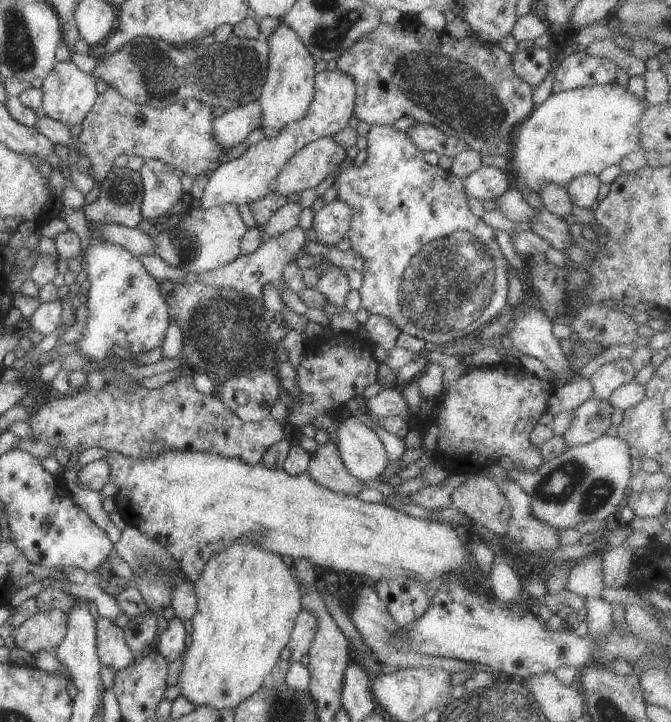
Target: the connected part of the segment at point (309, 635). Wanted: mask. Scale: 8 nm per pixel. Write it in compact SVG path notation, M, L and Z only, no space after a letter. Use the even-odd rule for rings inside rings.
M302 609L296 617L296 624L287 644L292 650L290 664L306 662L304 654L309 654L311 642L318 630L317 616L309 610Z

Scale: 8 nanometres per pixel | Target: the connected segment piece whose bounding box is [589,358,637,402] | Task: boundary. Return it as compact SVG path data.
M620 358L611 364L599 367L589 378L593 386L592 397L609 402L612 392L619 386L634 380L636 374L630 359Z

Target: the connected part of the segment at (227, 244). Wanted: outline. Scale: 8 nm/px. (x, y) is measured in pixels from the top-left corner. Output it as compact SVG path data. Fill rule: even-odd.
M233 204L207 209L196 206L187 208L178 222L151 239L155 254L169 265L200 275L234 262L241 255L241 240L248 229L239 207Z

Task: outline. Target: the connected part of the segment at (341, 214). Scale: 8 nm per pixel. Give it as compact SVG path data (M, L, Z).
M334 199L314 215L313 228L316 230L318 242L335 245L347 235L353 215L352 205Z

